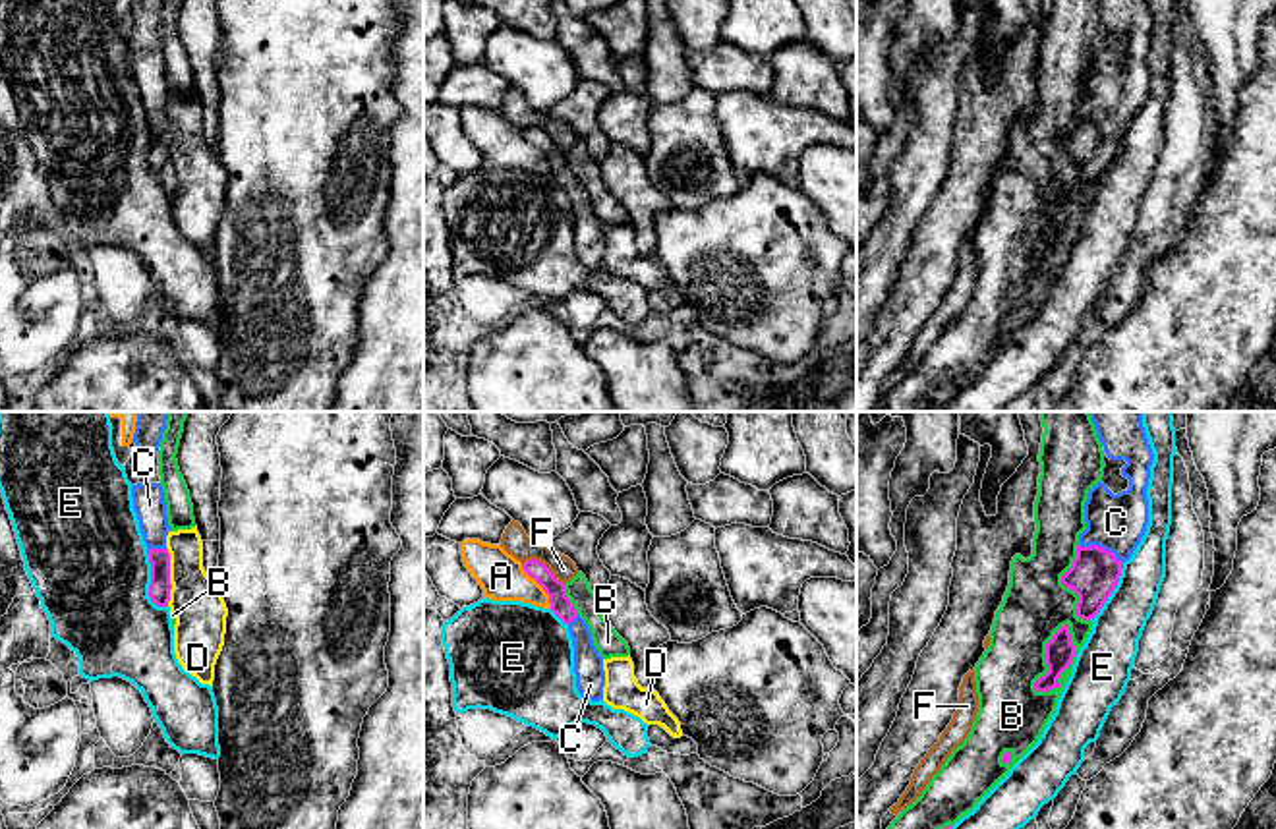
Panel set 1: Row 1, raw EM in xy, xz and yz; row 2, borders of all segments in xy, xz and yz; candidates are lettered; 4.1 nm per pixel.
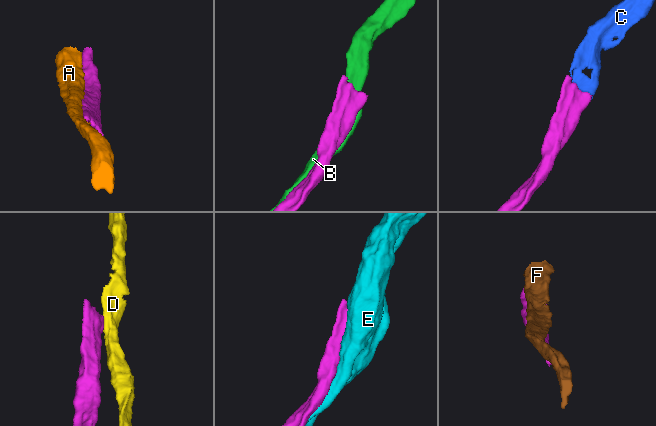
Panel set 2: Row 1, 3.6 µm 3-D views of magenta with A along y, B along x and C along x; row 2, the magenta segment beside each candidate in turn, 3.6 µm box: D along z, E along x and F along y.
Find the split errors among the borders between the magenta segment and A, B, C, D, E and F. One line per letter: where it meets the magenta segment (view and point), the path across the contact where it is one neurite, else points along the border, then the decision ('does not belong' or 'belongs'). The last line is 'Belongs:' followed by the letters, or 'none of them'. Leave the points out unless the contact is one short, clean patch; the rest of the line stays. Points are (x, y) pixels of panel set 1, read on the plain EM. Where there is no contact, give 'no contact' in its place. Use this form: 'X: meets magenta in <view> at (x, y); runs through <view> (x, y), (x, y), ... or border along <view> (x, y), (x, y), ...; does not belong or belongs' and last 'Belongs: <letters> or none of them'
A: meets magenta in xz at (540, 151); does not belong
B: meets magenta in yz at (1046, 225); does not belong
C: meets magenta in yz at (1101, 114); belongs
D: meets magenta in xy at (169, 143); border along xy (167, 114), (169, 172); does not belong
E: meets magenta in xy at (151, 149); does not belong
F: meets magenta in xz at (544, 132); does not belong
Belongs: C

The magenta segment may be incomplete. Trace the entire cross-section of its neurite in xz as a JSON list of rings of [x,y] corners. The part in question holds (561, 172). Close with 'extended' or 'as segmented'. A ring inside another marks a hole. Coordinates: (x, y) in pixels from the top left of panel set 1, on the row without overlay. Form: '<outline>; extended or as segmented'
[[[526,128],[524,139],[534,145],[549,162],[551,178],[568,193],[574,213],[576,255],[582,265],[603,267],[605,238],[603,224],[594,213],[592,199],[566,164],[565,151],[539,128]]]; extended

